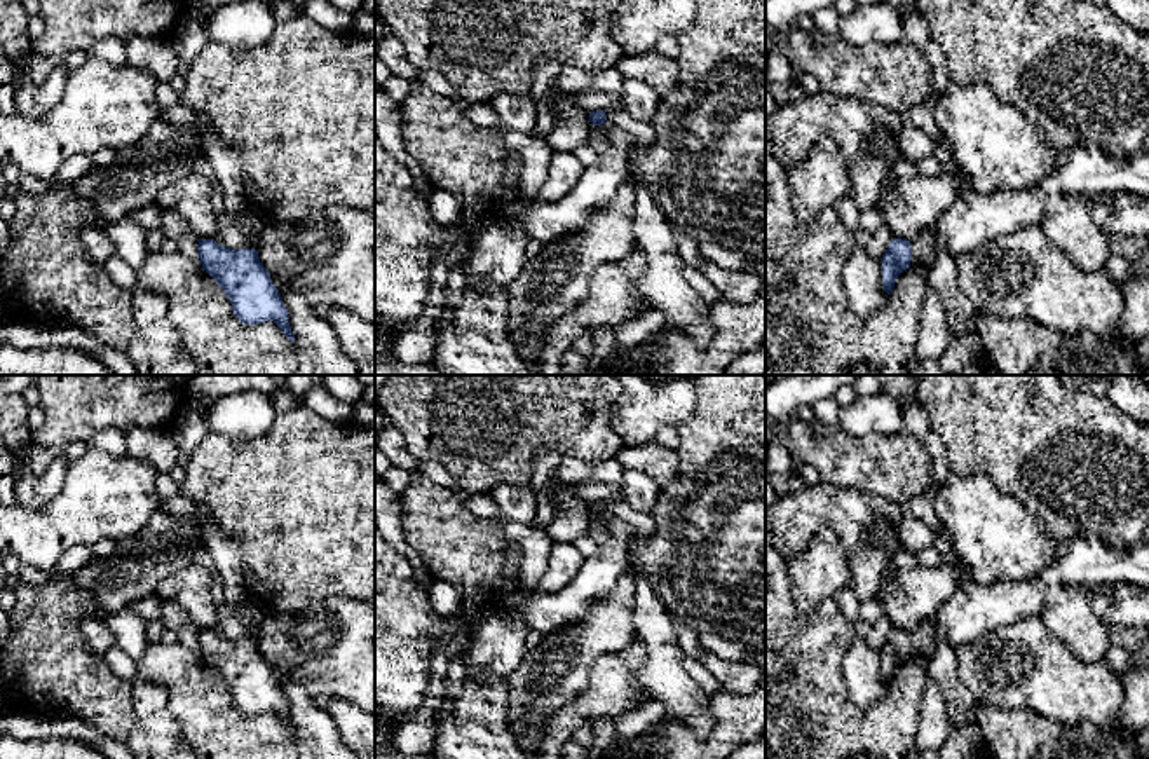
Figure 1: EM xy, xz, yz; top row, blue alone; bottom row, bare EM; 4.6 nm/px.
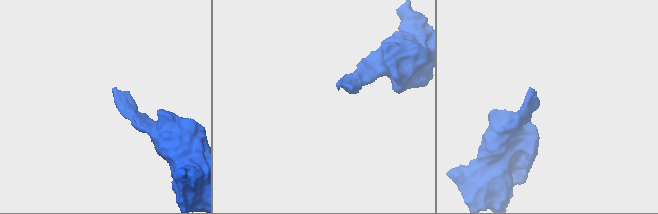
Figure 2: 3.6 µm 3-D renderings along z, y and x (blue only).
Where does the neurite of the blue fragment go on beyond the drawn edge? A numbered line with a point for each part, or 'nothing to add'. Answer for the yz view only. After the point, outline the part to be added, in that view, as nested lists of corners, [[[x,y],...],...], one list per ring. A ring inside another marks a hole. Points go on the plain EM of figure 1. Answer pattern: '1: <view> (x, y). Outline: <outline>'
1: yz (973, 611). Outline: [[[1072,537],[1058,544],[1055,560],[1037,578],[1020,583],[964,583],[931,618],[910,632],[910,658],[922,663],[931,658],[938,628],[952,647],[959,647],[1022,618],[1041,614],[1055,585],[1095,593],[1118,583],[1149,588],[1149,544],[1139,541],[1128,550],[1116,550],[1098,537]]]

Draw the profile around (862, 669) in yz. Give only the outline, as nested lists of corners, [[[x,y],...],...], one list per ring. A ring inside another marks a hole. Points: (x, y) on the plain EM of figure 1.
[[[853,639],[842,661],[842,677],[849,701],[861,710],[889,691],[882,677],[882,654],[865,639]]]

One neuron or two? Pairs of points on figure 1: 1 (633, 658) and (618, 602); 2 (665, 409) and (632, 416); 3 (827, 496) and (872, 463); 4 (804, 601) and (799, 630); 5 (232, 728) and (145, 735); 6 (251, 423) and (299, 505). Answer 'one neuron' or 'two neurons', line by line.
1: two neurons
2: one neuron
3: two neurons
4: two neurons
5: two neurons
6: two neurons

